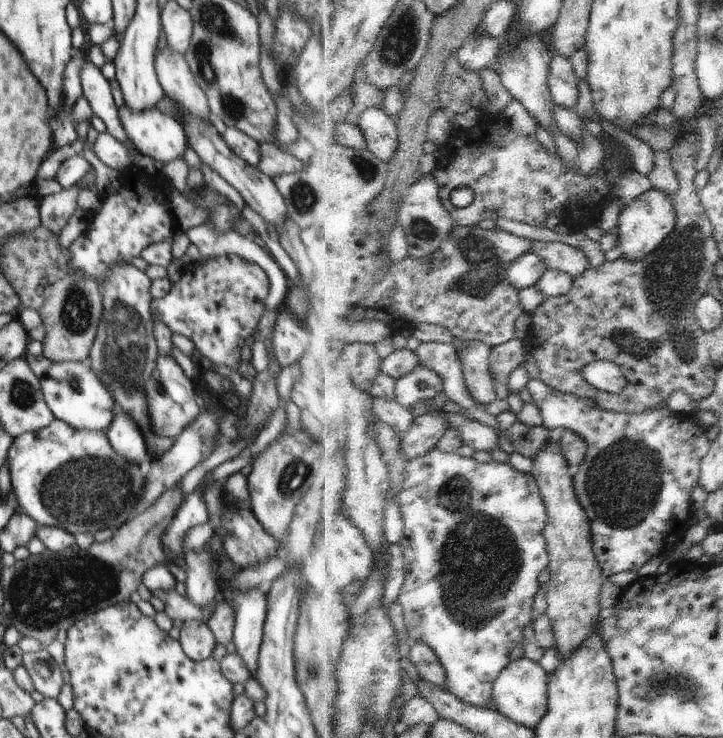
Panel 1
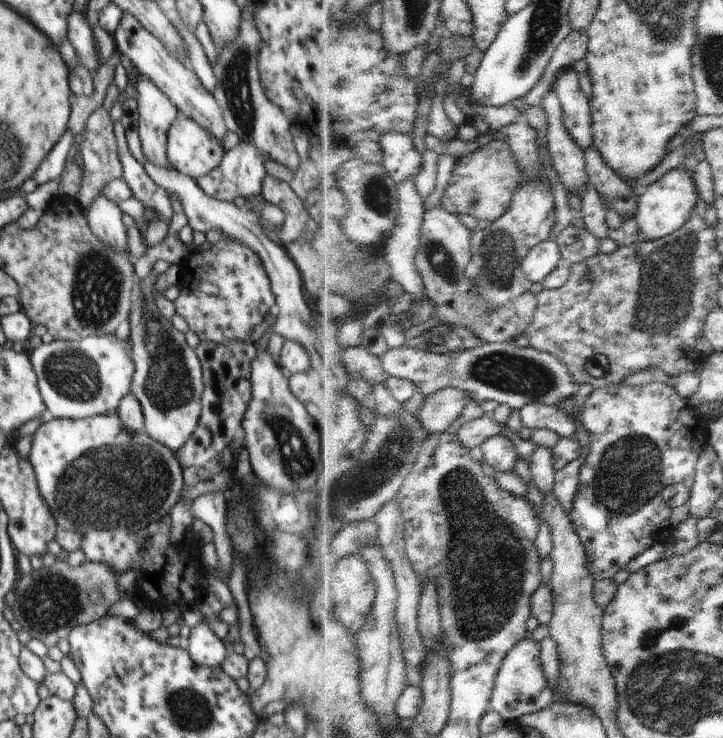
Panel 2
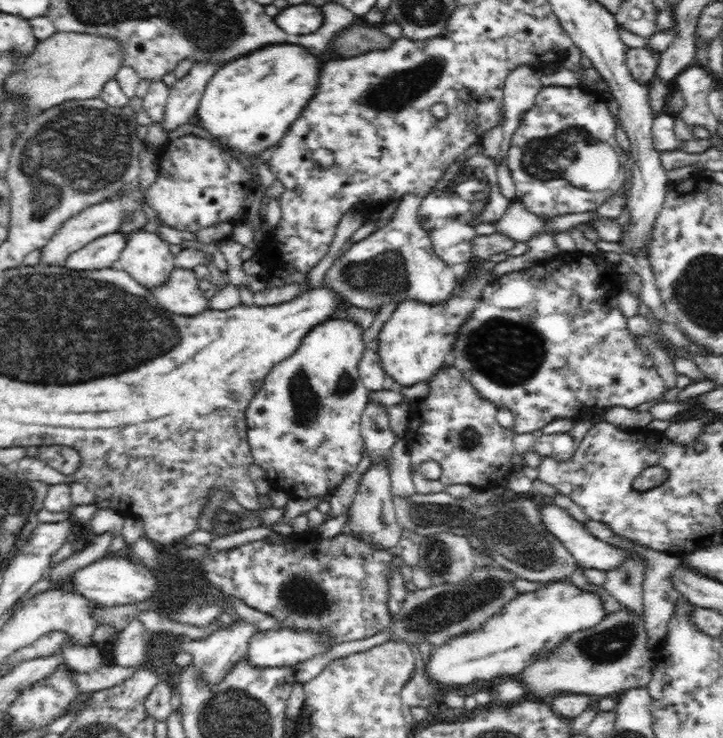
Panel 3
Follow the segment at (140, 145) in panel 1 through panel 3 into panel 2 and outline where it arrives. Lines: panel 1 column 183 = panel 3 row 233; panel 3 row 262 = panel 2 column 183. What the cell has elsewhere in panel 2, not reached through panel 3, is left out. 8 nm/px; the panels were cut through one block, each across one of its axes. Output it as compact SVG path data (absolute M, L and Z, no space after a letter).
M178 111L176 120L167 134L167 155L171 166L179 173L194 180L215 170L223 161L226 150L221 142L207 128L201 127L195 120Z

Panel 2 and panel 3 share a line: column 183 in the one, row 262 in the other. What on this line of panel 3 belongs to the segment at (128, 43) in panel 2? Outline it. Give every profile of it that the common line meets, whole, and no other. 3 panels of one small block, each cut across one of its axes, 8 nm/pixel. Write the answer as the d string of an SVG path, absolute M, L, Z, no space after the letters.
M122 232L105 234L72 252L65 259L63 266L82 271L112 268L112 263L118 260L126 241L127 234Z

